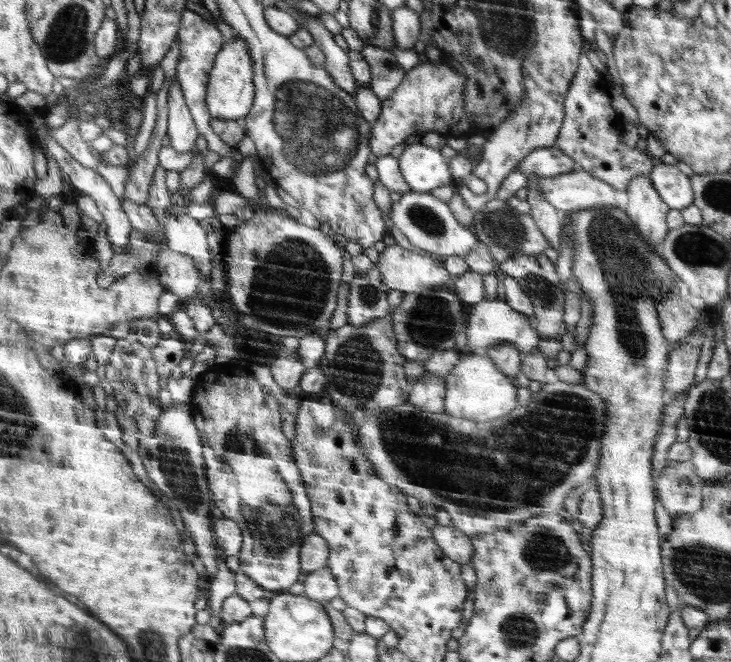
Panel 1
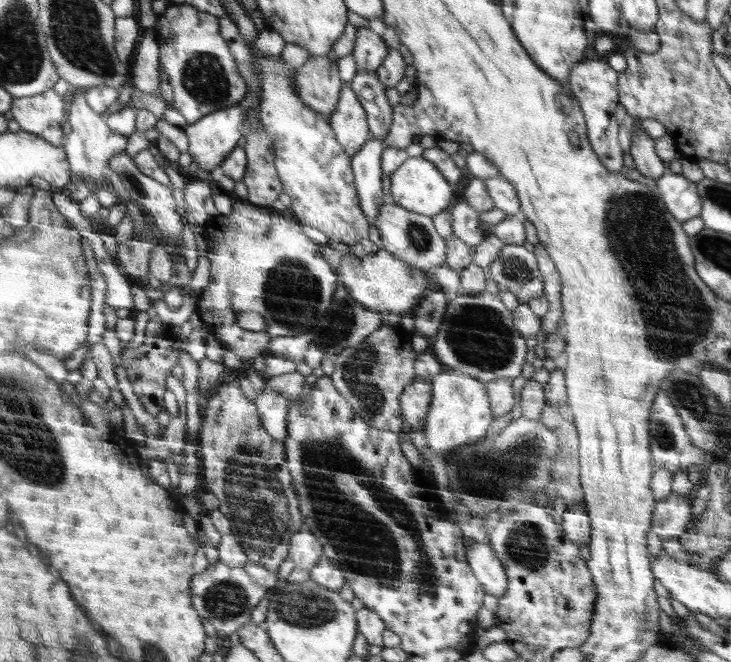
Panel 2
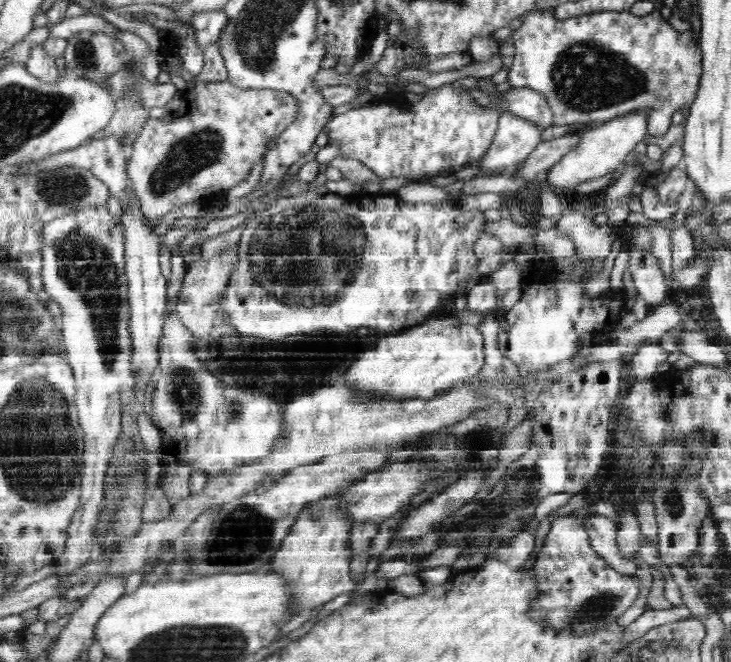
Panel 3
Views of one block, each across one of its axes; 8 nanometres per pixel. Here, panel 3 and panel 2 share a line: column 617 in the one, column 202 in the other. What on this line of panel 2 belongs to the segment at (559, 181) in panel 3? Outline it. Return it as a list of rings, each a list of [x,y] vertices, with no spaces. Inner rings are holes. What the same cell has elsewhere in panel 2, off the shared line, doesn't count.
[[[234,104],[230,108],[212,112],[196,123],[186,125],[183,131],[189,140],[188,153],[192,160],[207,172],[216,170],[232,154],[234,148],[238,147],[238,140],[245,135],[245,122],[245,110],[241,104]]]

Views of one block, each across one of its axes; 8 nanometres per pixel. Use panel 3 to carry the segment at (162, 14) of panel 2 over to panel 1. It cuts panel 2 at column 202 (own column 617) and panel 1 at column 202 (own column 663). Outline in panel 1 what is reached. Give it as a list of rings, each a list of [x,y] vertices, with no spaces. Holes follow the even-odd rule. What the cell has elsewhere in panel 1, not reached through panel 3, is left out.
[[[186,8],[181,13],[177,36],[180,39],[180,57],[176,69],[176,78],[180,84],[188,110],[190,110],[192,120],[199,134],[202,134],[206,138],[208,150],[220,154],[221,157],[230,156],[232,151],[238,151],[238,149],[228,148],[222,142],[222,138],[210,128],[212,117],[208,108],[209,76],[212,74],[214,64],[216,63],[217,53],[222,51],[224,47],[224,37],[220,34],[216,26],[210,24],[208,20],[204,20],[200,14],[191,12],[191,10]]]

